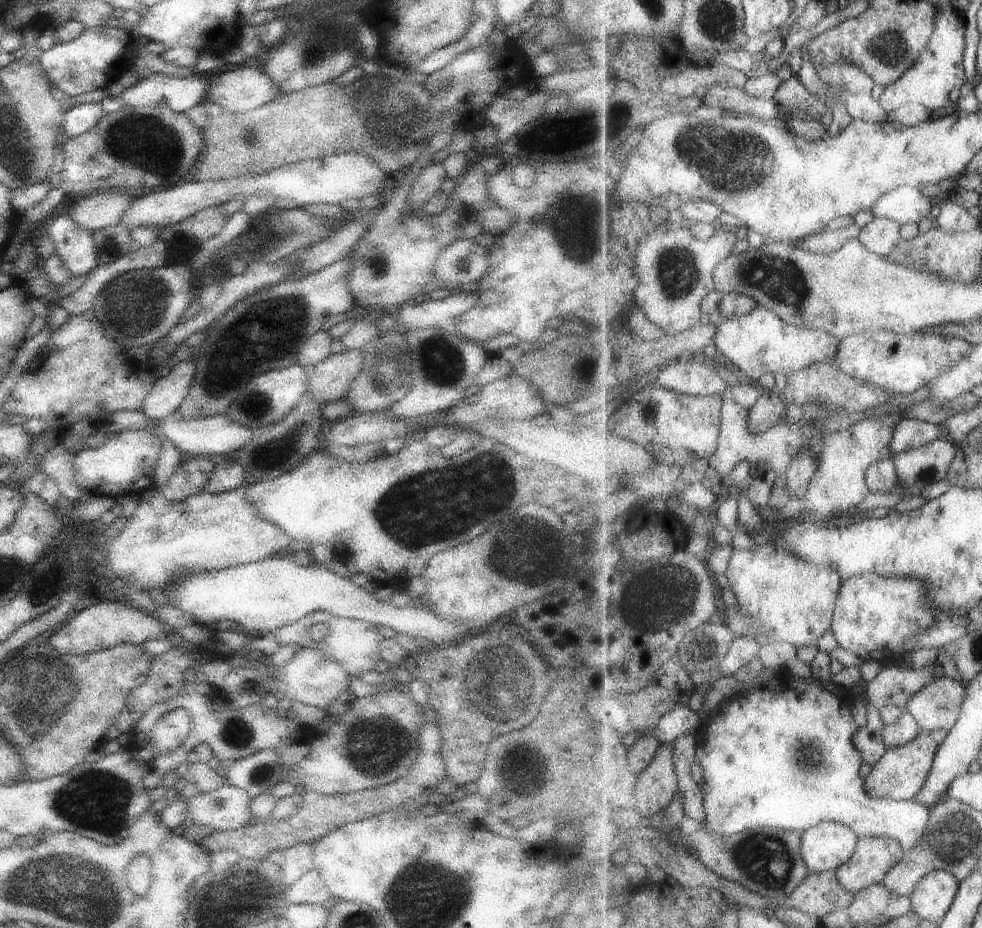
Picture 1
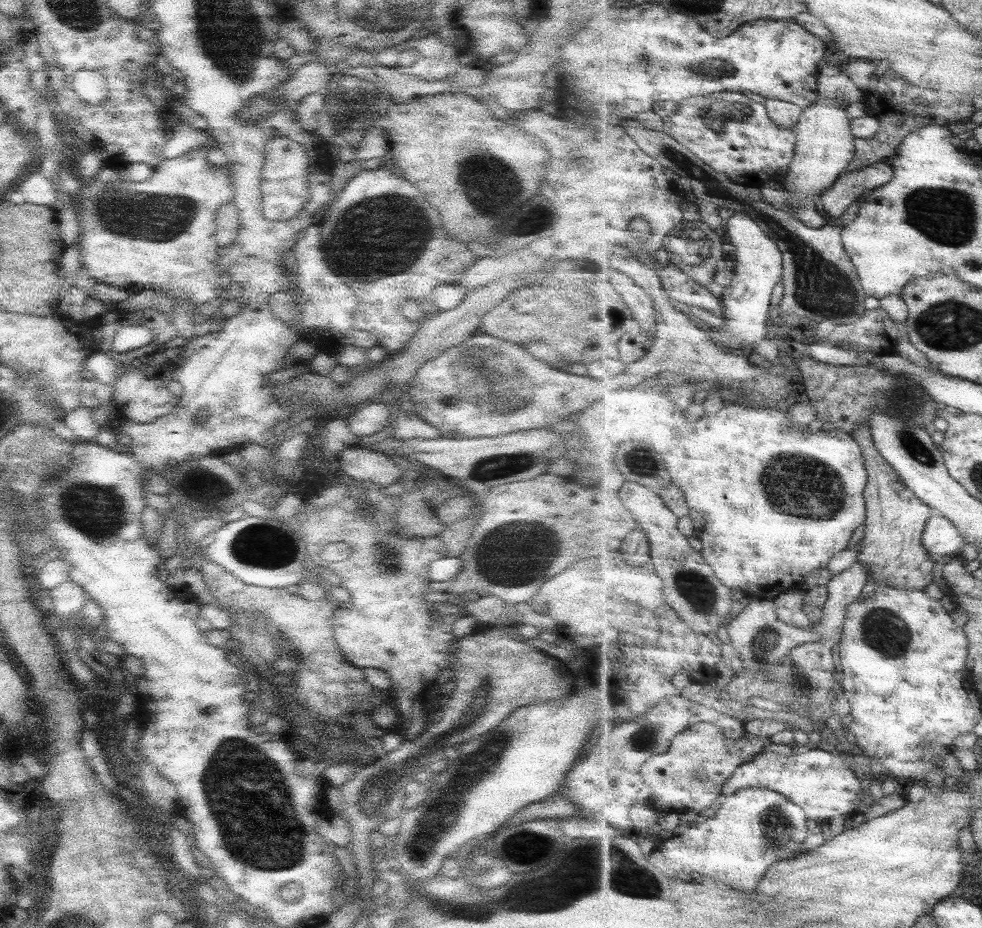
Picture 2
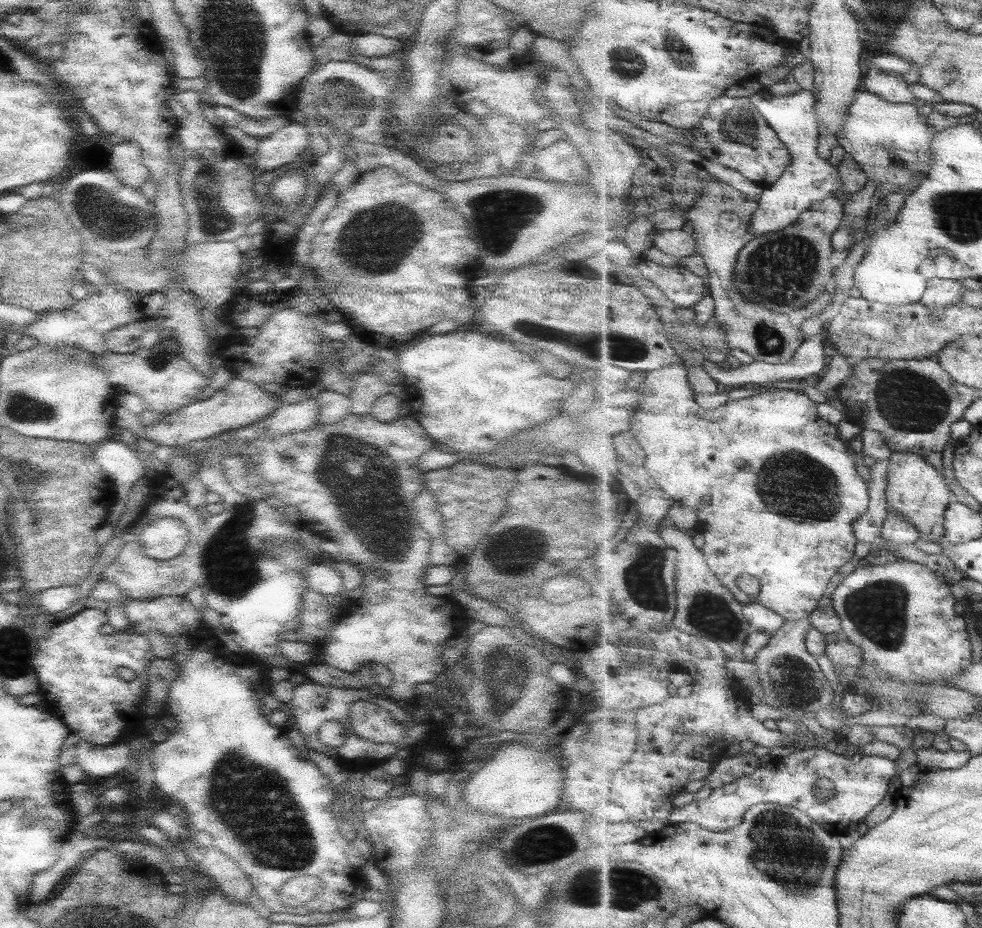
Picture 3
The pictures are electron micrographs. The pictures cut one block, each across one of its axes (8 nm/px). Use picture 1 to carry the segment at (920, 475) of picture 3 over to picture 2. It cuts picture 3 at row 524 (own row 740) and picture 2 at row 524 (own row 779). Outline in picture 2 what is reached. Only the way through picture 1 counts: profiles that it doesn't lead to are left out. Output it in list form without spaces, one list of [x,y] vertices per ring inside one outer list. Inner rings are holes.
[[[869,427],[851,433],[861,445],[868,466],[865,487],[866,524],[863,548],[857,561],[871,569],[875,589],[925,589],[933,584],[936,560],[925,549],[924,533],[932,516],[932,508],[903,483],[893,466],[877,451]]]

